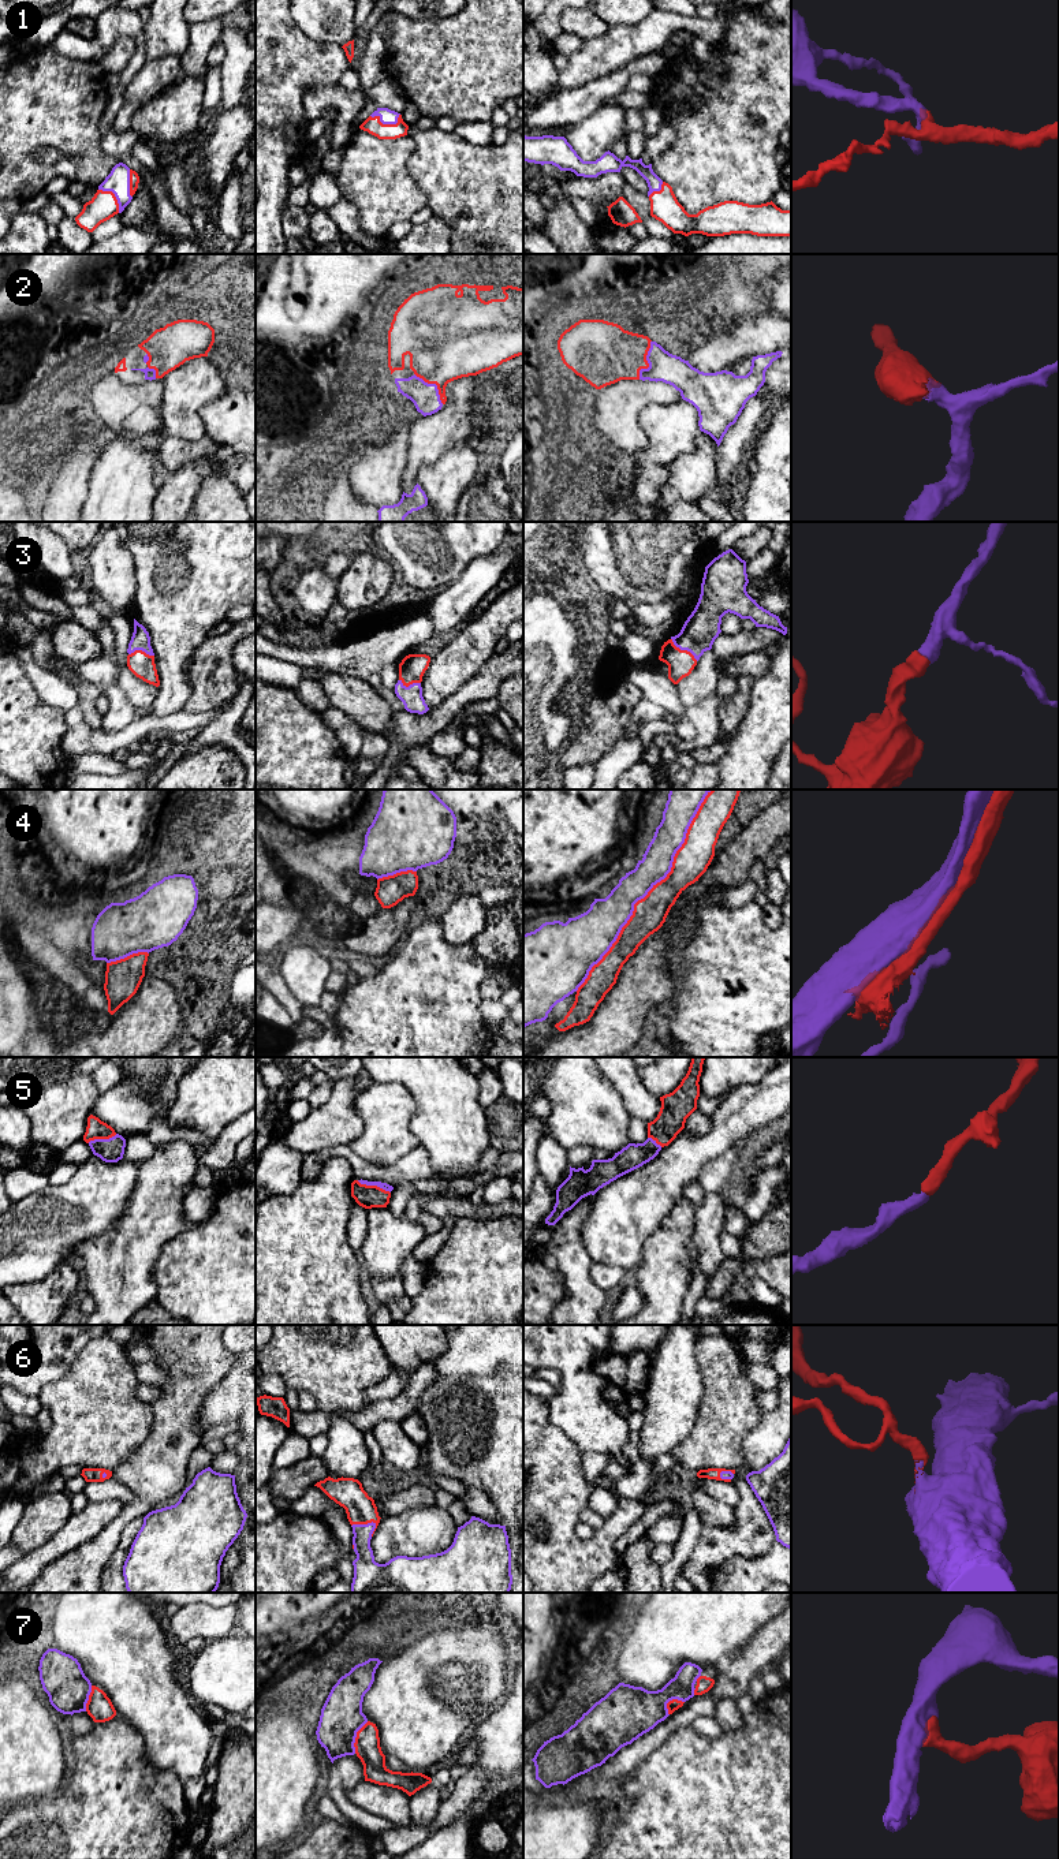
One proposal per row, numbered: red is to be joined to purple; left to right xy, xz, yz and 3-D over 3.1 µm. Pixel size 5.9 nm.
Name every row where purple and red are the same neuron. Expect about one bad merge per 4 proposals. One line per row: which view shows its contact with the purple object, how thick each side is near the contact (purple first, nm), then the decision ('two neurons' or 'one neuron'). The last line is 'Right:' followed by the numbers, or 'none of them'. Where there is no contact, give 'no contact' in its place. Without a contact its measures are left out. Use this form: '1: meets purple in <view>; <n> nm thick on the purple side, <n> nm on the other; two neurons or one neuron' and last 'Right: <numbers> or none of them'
1: meets purple in xz; 90 nm thick on the purple side, 100 nm on the other; one neuron
2: meets purple in yz; 180 nm thick on the purple side, 340 nm on the other; one neuron
3: meets purple in yz; 200 nm thick on the purple side, 160 nm on the other; one neuron
4: meets purple in yz; 200 nm thick on the purple side, 200 nm on the other; two neurons
5: meets purple in xz; 50 nm thick on the purple side, 140 nm on the other; one neuron
6: meets purple in xz; 140 nm thick on the purple side, 180 nm on the other; one neuron
7: meets purple in xz; 240 nm thick on the purple side, 150 nm on the other; one neuron
Right: 1, 2, 3, 5, 6, 7

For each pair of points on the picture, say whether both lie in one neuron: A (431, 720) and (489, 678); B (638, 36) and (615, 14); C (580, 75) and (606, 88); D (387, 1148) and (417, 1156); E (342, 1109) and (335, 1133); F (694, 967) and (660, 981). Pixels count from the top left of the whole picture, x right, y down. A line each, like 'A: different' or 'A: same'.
A: same
B: different
C: different
D: different
E: same
F: different

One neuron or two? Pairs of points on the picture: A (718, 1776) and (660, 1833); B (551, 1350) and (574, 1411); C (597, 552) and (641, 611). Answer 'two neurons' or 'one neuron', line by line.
A: one neuron
B: one neuron
C: two neurons

